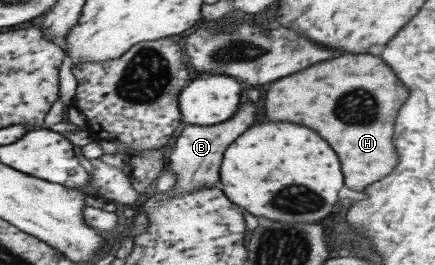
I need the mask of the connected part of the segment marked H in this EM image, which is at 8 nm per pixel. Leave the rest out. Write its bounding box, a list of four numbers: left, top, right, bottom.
[265,55,407,191]

